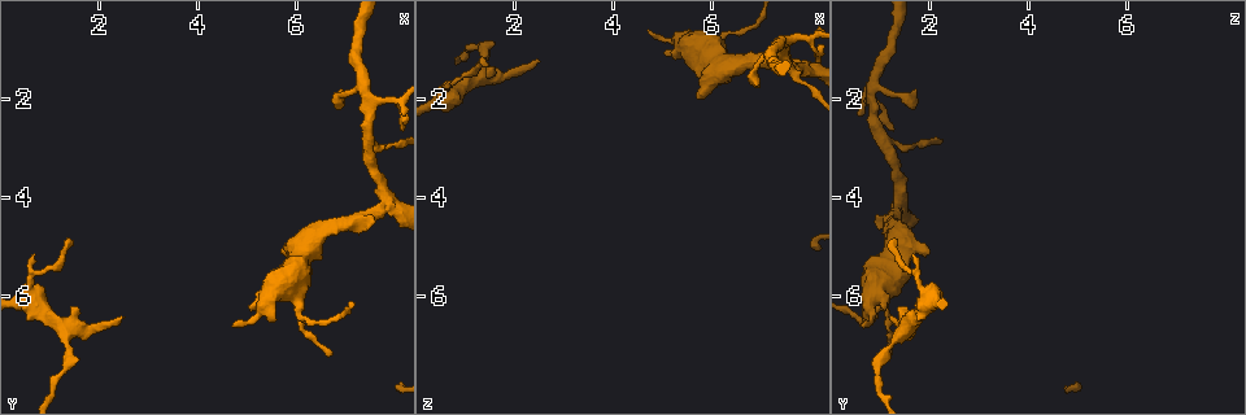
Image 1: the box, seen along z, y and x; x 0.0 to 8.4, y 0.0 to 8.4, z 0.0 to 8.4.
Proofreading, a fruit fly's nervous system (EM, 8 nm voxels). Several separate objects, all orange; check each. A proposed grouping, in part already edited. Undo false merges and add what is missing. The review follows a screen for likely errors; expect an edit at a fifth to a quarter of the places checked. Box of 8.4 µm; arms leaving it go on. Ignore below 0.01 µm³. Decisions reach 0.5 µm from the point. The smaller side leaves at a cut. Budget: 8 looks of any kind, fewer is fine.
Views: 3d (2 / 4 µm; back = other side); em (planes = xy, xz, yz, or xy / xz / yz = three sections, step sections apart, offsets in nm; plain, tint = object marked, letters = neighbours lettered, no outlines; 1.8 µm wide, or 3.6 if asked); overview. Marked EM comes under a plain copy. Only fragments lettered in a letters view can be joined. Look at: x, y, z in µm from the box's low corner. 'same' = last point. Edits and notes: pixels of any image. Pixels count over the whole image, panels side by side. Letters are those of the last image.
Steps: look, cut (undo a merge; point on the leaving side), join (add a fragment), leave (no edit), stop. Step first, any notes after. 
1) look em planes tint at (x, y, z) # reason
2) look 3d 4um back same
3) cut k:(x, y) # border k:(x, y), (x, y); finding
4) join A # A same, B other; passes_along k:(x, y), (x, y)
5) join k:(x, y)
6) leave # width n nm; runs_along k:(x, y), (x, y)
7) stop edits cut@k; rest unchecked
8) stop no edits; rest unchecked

look 3d 4um at (0.70, 5.15, 1.65) # thin end

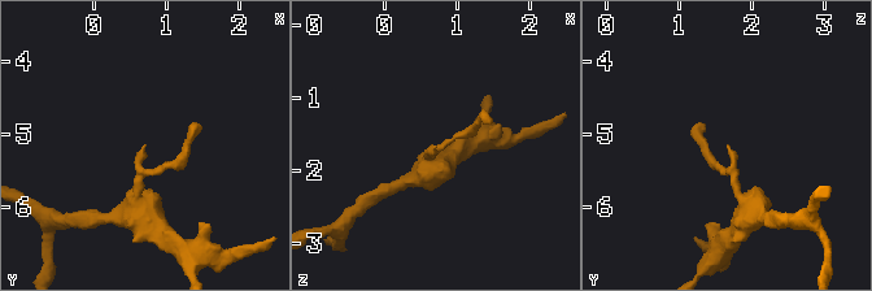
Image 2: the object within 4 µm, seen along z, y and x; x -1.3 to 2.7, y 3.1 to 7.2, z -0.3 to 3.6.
look em yz step 4 letters at (0.70, 5.15, 1.65) # now the EM

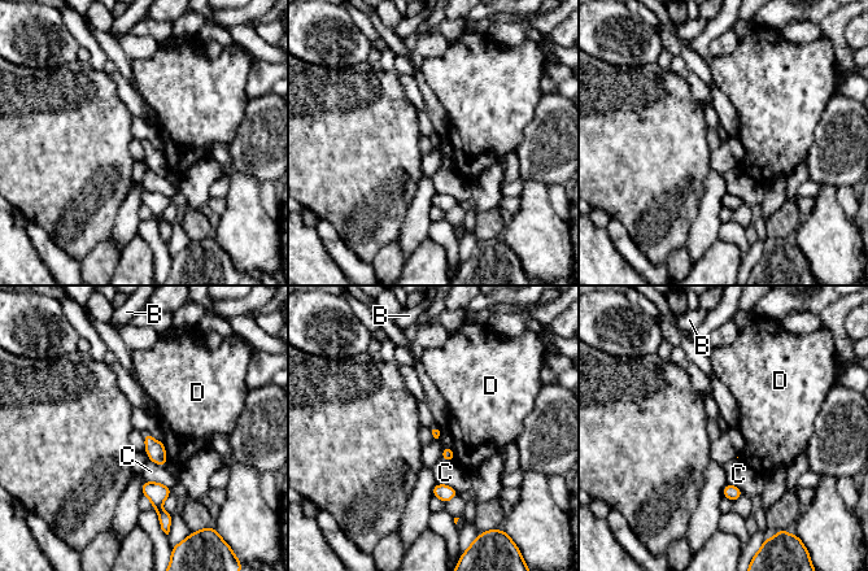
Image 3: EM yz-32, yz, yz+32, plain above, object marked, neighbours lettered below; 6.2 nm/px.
look em planes letters same

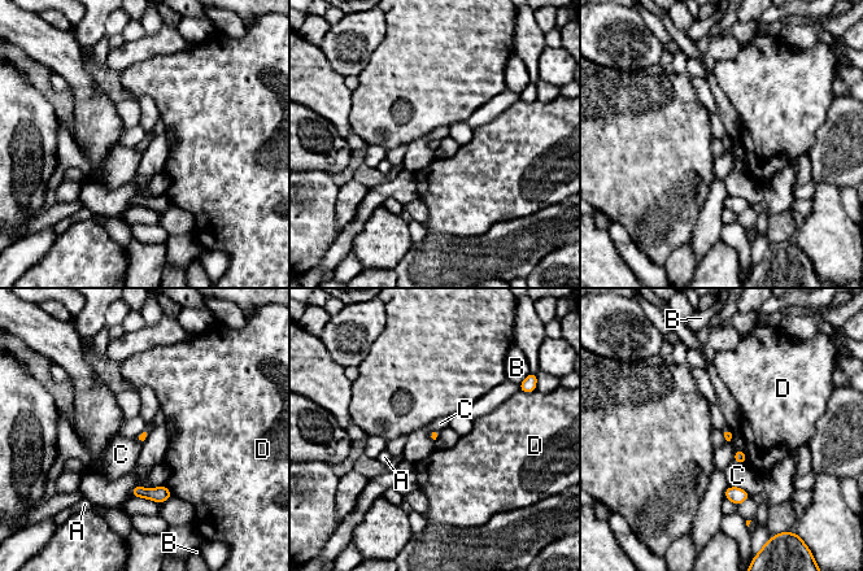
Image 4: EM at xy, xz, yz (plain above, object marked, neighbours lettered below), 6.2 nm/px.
leave # A other, B other, C other, D other; border 4:(728, 484), (741, 487), (750, 496); no lettered fragment goes on from it

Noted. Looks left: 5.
look em planes letters at (5.75, 5.15, 2.05) # thick end

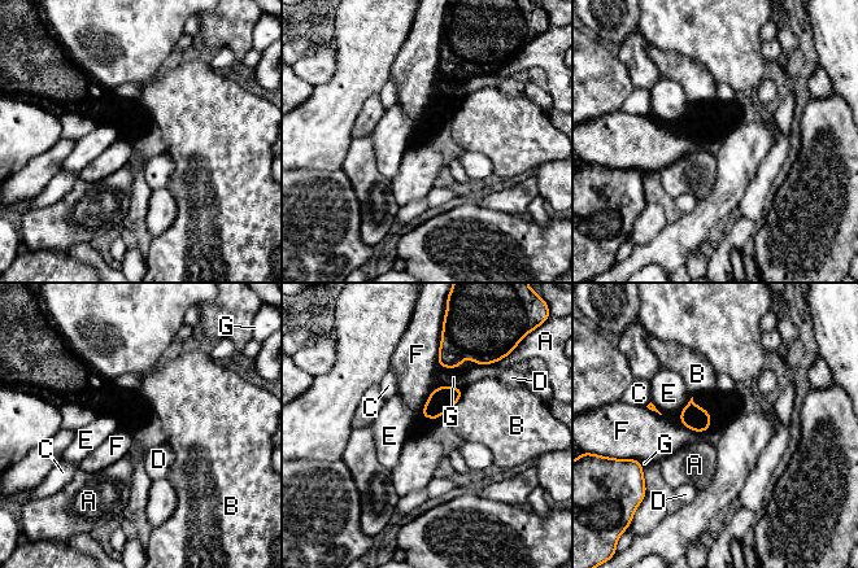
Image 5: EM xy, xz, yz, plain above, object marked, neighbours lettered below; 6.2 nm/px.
leave # A other, B other, C other, D other, E other, F other, G other; border 5:(441, 339), (436, 365); no lettered fragment goes on from it

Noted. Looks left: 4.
look 3d 2um at (6.20, 6.50, 0.75) # calibre changes

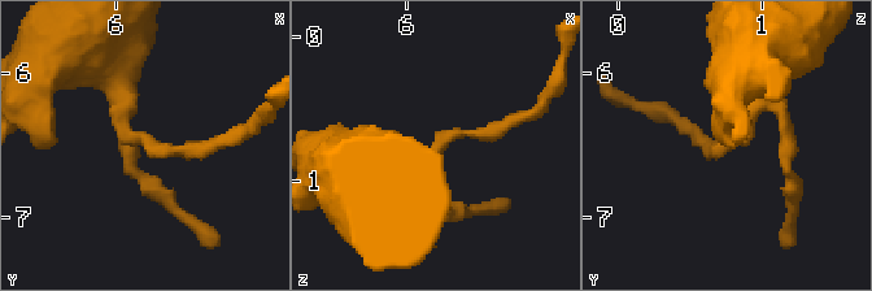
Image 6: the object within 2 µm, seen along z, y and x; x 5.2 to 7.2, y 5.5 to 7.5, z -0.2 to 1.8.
look em yz step 8 tint at (6.22, 6.44, 0.80) # need the tissue

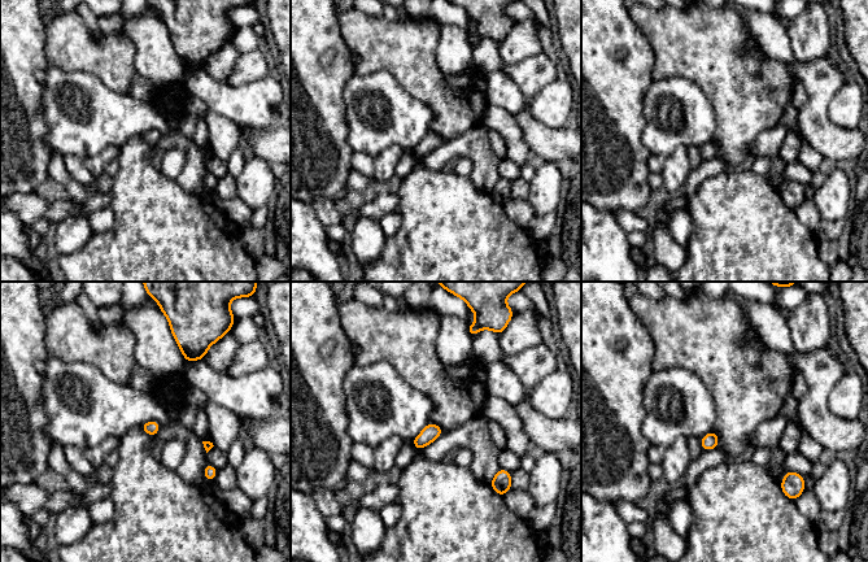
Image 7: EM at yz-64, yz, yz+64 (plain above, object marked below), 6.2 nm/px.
look em yz step 8 letters same

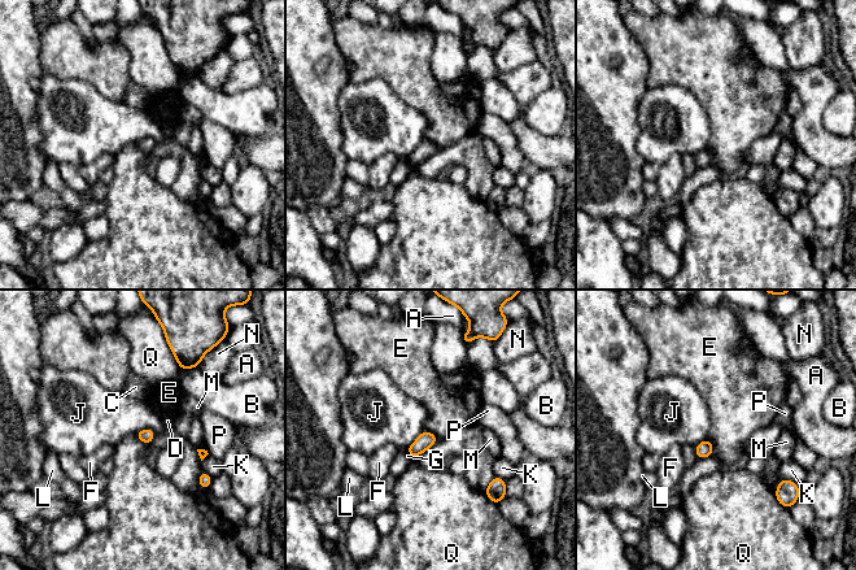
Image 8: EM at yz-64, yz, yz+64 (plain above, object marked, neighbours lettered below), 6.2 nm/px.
leave # width 90 nm; A other, B other, C other, D other, E other, F other, G other, J other, K other, L other, M other, N other, P other, Q other; border 8:(424, 430), (429, 430), (439, 440); continuous, no second neuron

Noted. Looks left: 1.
stop no edits; rest unchecked

